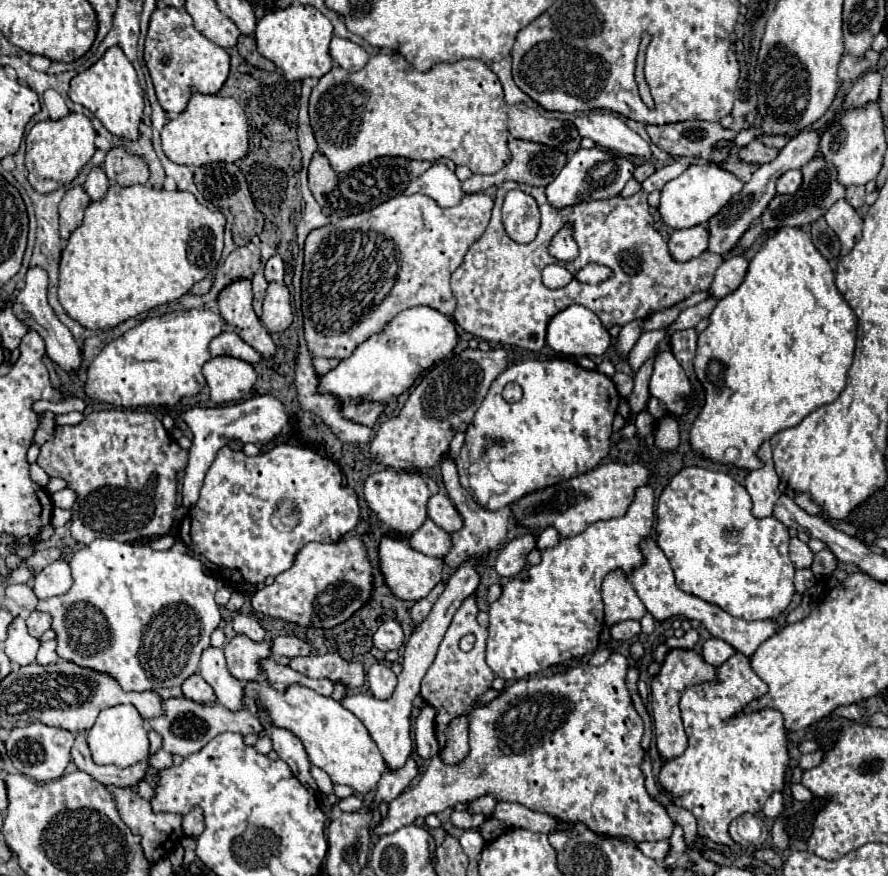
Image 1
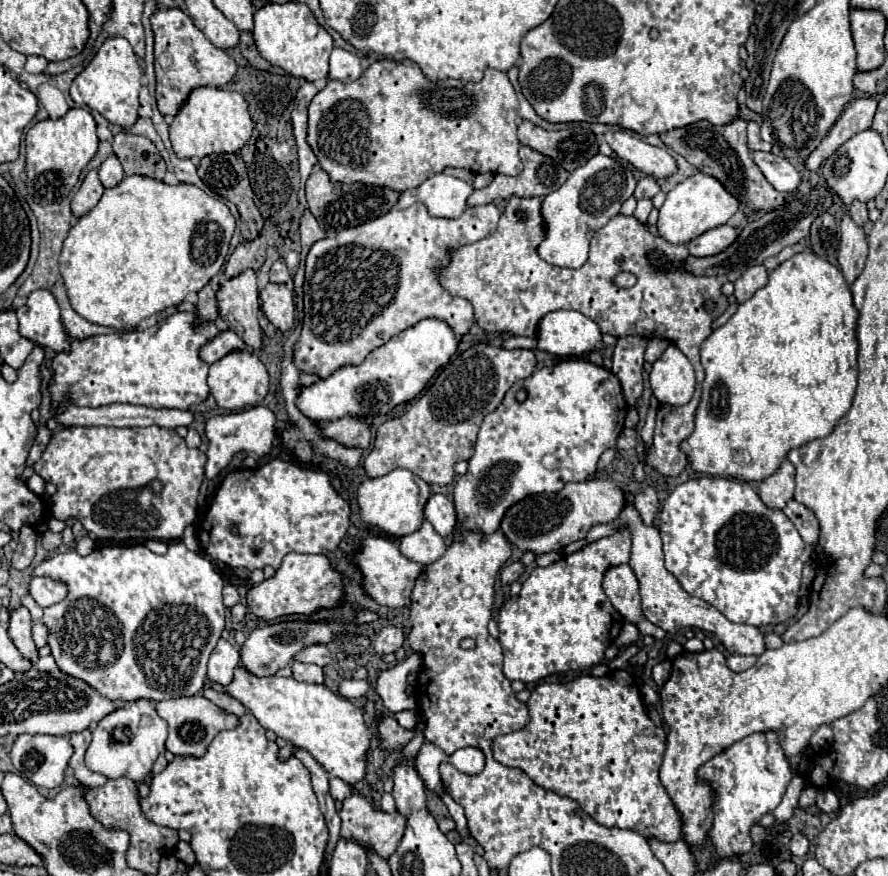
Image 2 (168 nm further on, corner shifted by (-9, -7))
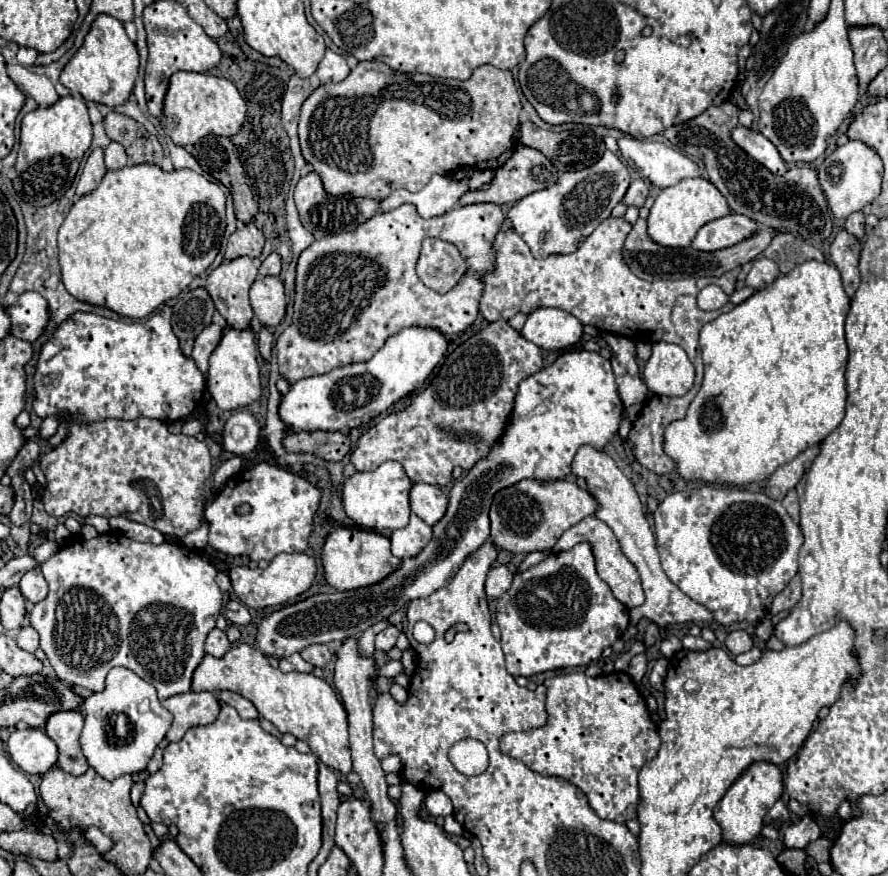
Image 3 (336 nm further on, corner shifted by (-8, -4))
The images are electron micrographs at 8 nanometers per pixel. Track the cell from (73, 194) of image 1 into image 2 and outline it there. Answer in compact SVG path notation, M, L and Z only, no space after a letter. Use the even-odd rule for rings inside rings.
M90 170L86 174L86 178L82 180L78 192L72 198L72 212L74 212L74 216L80 218L90 208L94 208L94 204L98 204L100 196L102 196L102 192L104 192L104 186L102 186L102 182L98 178L98 170Z

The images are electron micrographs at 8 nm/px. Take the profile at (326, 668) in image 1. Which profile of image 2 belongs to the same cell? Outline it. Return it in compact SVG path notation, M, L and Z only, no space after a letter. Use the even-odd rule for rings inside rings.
M292 662L290 666L292 666L292 678L298 682L314 682L314 684L324 682L324 672L320 666L302 664L302 662Z

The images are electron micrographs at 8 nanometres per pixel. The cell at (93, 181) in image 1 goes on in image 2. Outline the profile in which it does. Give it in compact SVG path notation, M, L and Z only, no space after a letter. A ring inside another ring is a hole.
M112 154L110 158L106 158L100 166L100 180L104 184L104 188L112 188L114 184L118 184L124 178L124 170L122 164L118 162L118 158Z

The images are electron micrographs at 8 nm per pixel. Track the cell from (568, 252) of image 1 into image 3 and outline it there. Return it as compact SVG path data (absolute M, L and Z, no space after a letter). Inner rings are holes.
M605 151L595 165L581 171L563 173L553 187L519 199L509 209L509 219L513 223L513 229L529 245L531 253L537 259L549 257L553 253L569 255L575 253L581 241L585 241L597 229L597 225L611 215L611 209L623 199L625 191L629 189L629 181L629 169L619 161L615 153Z

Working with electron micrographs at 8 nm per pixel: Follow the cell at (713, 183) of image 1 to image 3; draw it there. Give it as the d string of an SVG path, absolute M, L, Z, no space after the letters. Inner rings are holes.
M693 177L693 179L683 179L673 187L667 187L659 193L655 199L651 213L647 217L647 231L651 239L663 247L687 247L695 233L709 221L715 221L719 217L729 215L729 203L721 195L721 191L703 177Z

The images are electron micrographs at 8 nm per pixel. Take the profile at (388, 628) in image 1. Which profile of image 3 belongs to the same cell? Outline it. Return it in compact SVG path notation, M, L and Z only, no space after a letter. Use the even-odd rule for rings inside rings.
M389 625L387 629L383 629L383 631L375 637L375 649L377 649L377 651L389 651L389 649L395 645L397 637L399 637L397 627Z

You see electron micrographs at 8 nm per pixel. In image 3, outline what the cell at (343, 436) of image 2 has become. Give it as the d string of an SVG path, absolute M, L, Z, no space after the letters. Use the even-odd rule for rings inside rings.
M289 431L283 445L287 451L313 453L327 461L343 461L351 451L351 439L343 431Z

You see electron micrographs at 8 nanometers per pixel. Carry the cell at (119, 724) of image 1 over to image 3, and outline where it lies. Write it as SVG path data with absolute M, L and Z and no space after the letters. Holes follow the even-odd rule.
M115 667L109 671L105 681L105 691L93 693L91 697L87 697L83 703L83 713L85 713L85 727L81 733L81 749L83 749L83 755L87 757L87 763L105 779L117 779L119 775L125 775L125 773L133 775L133 773L145 771L149 759L153 757L153 751L163 741L173 721L171 713L159 703L155 687L139 679L133 671L125 667ZM113 713L127 715L133 725L133 737L125 745L117 745L111 739L107 719Z

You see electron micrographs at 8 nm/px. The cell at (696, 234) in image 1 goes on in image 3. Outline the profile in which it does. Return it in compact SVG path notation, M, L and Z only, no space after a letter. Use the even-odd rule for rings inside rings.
M729 213L721 219L715 219L703 225L693 237L691 247L701 249L701 251L717 251L717 249L725 249L729 245L735 245L737 241L747 239L755 231L757 231L755 221L751 221L745 215Z

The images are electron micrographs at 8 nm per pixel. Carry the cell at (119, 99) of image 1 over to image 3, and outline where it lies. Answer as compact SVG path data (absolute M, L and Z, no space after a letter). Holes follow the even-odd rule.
M99 15L91 25L89 35L85 37L83 47L71 57L61 73L61 83L71 91L79 93L85 101L95 101L107 107L117 107L127 103L129 95L133 93L139 69L139 53L131 39L125 33L125 27L109 17Z

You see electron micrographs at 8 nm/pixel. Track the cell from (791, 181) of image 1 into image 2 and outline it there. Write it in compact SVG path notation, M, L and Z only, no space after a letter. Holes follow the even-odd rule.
M752 152L754 162L766 176L766 180L780 192L794 192L800 184L798 170L784 158L774 152Z

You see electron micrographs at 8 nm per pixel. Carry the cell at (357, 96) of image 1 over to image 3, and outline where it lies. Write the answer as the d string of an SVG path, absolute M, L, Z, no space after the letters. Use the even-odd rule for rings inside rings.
M361 61L347 79L339 81L339 83L327 83L327 85L319 85L303 103L301 107L301 117L299 117L299 139L301 139L301 151L307 163L313 165L315 173L323 179L323 187L327 193L331 195L343 195L343 193L351 193L355 197L373 197L373 199L385 199L391 191L395 189L409 189L409 191L419 191L423 189L433 173L439 175L449 175L453 169L457 167L471 167L471 169L499 169L501 165L505 165L505 161L509 161L509 157L513 155L515 149L515 135L519 129L519 113L521 113L521 101L519 101L519 93L513 81L511 71L501 71L493 65L483 65L477 69L477 73L471 75L471 79L467 81L443 81L443 79L435 79L435 77L427 77L427 75L417 75L417 73L401 73L395 69L389 69L389 65L381 63L381 61ZM449 105L453 105L453 113L459 111L455 109L455 105L463 105L463 115L443 115L449 109Z

